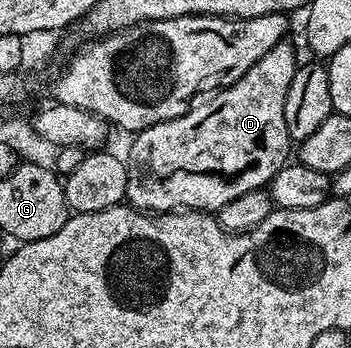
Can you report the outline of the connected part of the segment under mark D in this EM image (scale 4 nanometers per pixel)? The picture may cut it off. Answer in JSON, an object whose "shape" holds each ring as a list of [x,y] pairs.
{"shape":[[[285,41],[274,45],[234,85],[201,98],[186,113],[144,131],[135,132],[132,148],[126,154],[128,176],[125,200],[138,211],[163,213],[165,211],[207,211],[215,213],[222,205],[230,205],[242,193],[259,191],[271,184],[272,178],[289,162],[288,130],[286,129],[286,93],[298,66],[296,51]]]}

